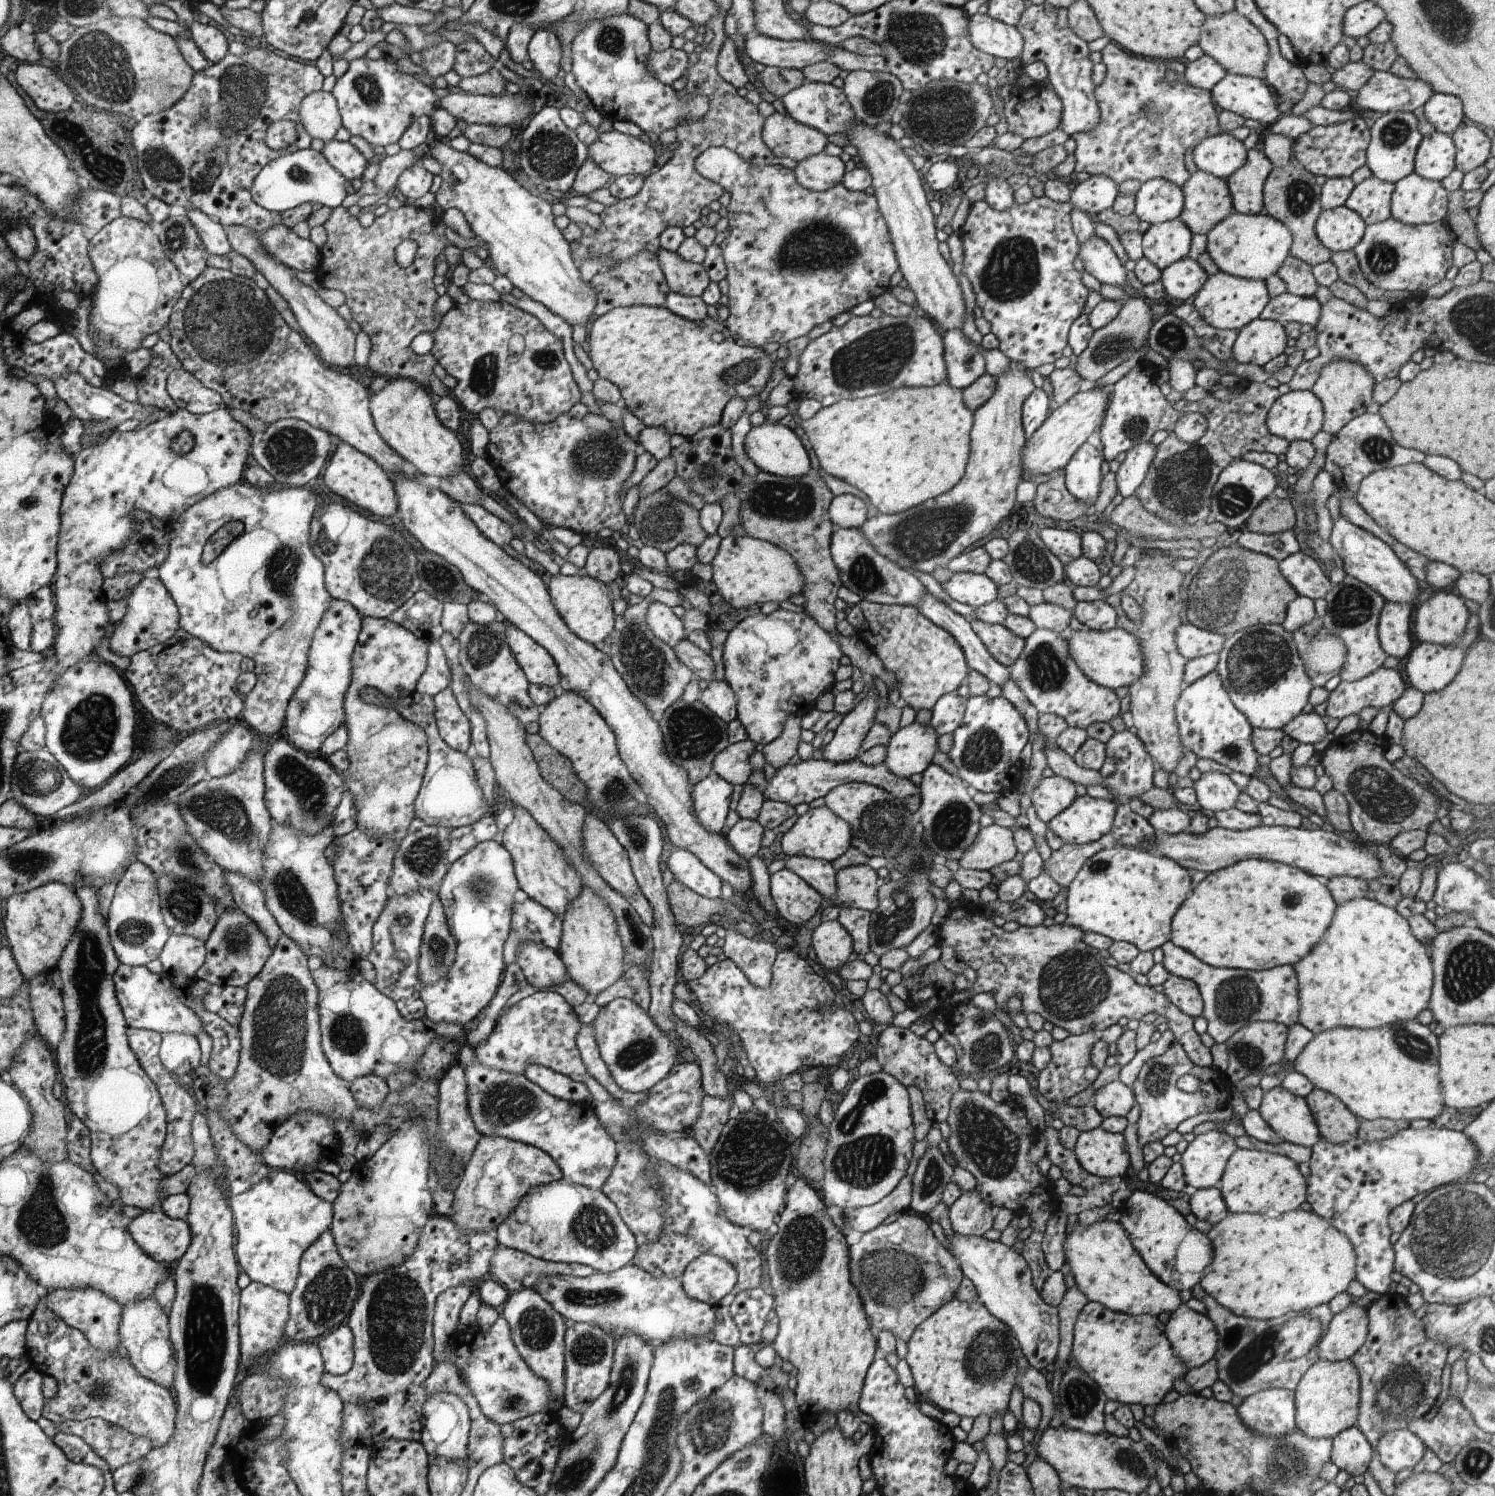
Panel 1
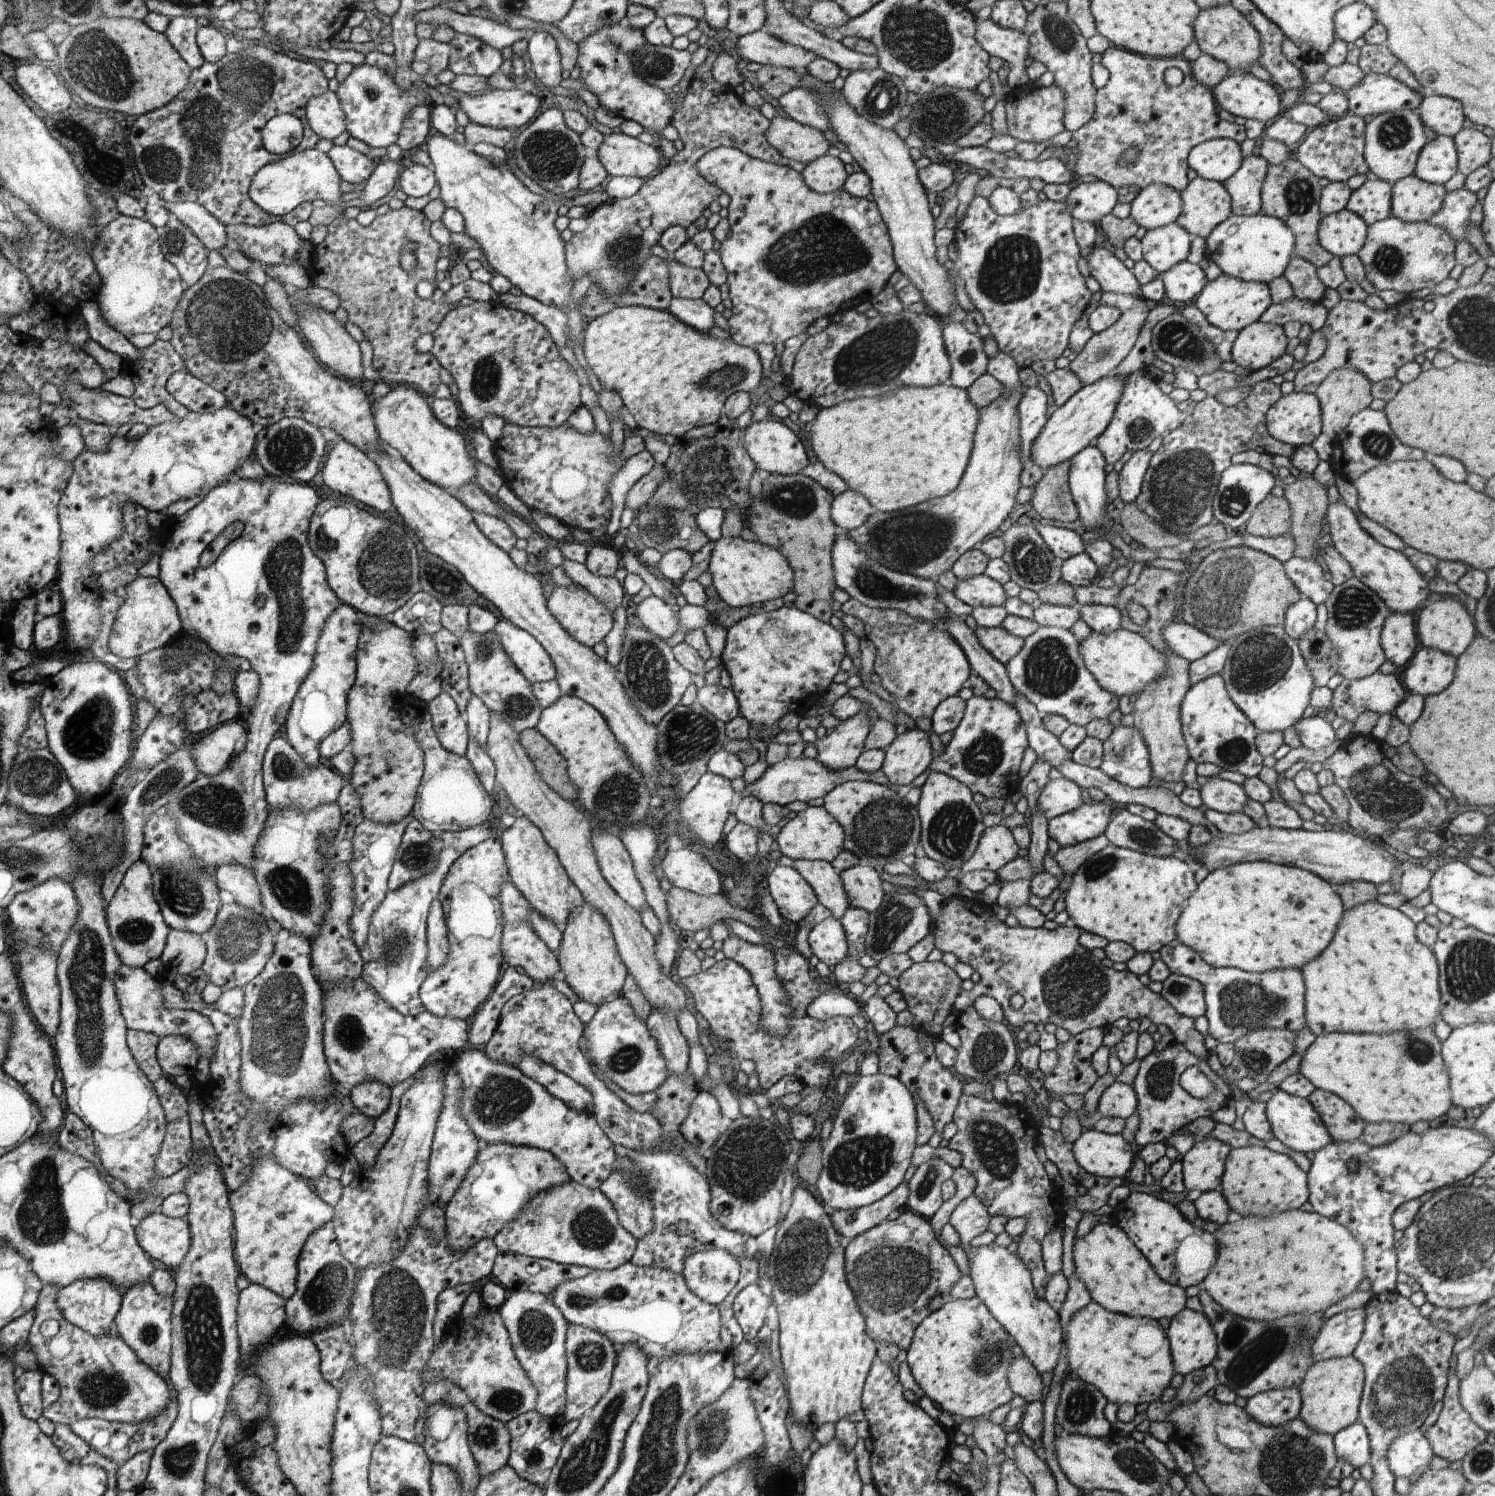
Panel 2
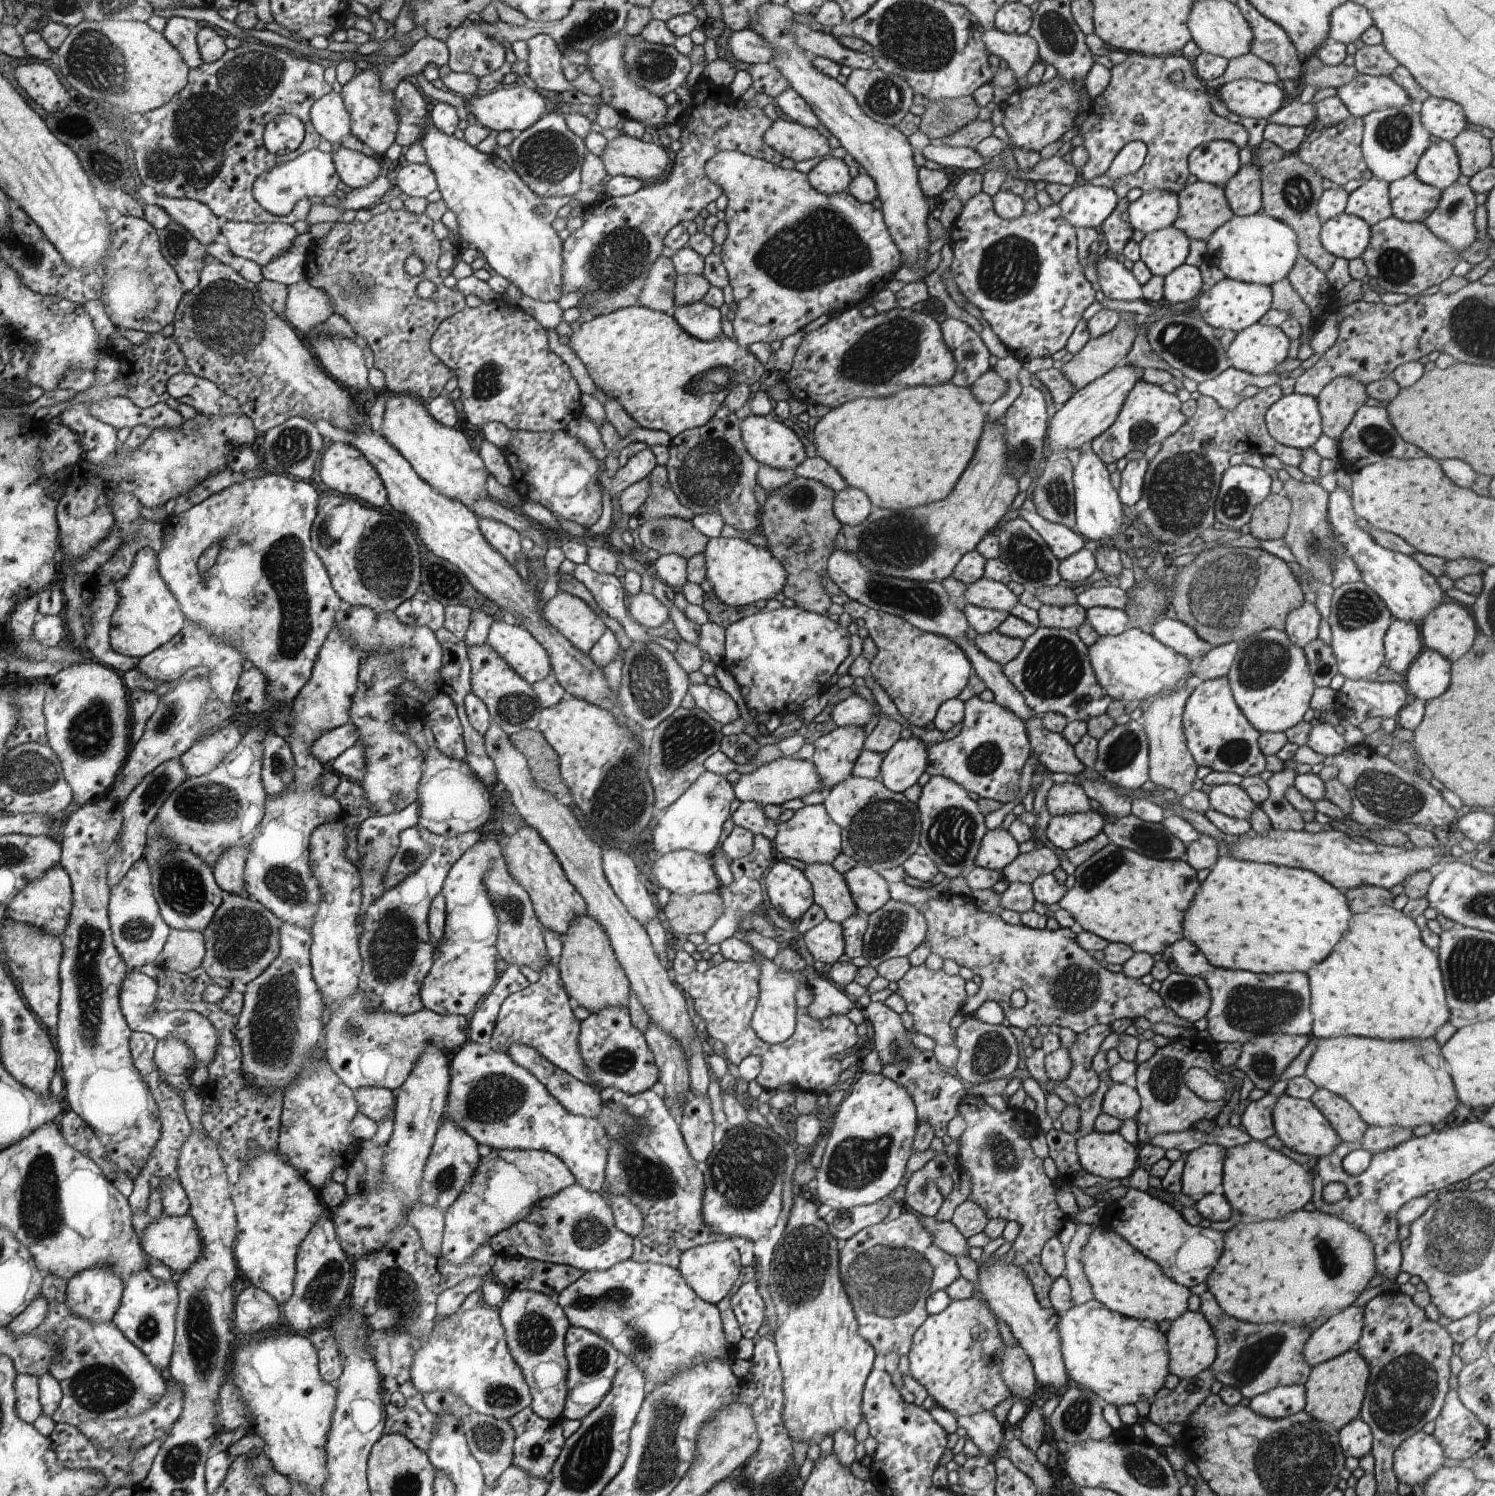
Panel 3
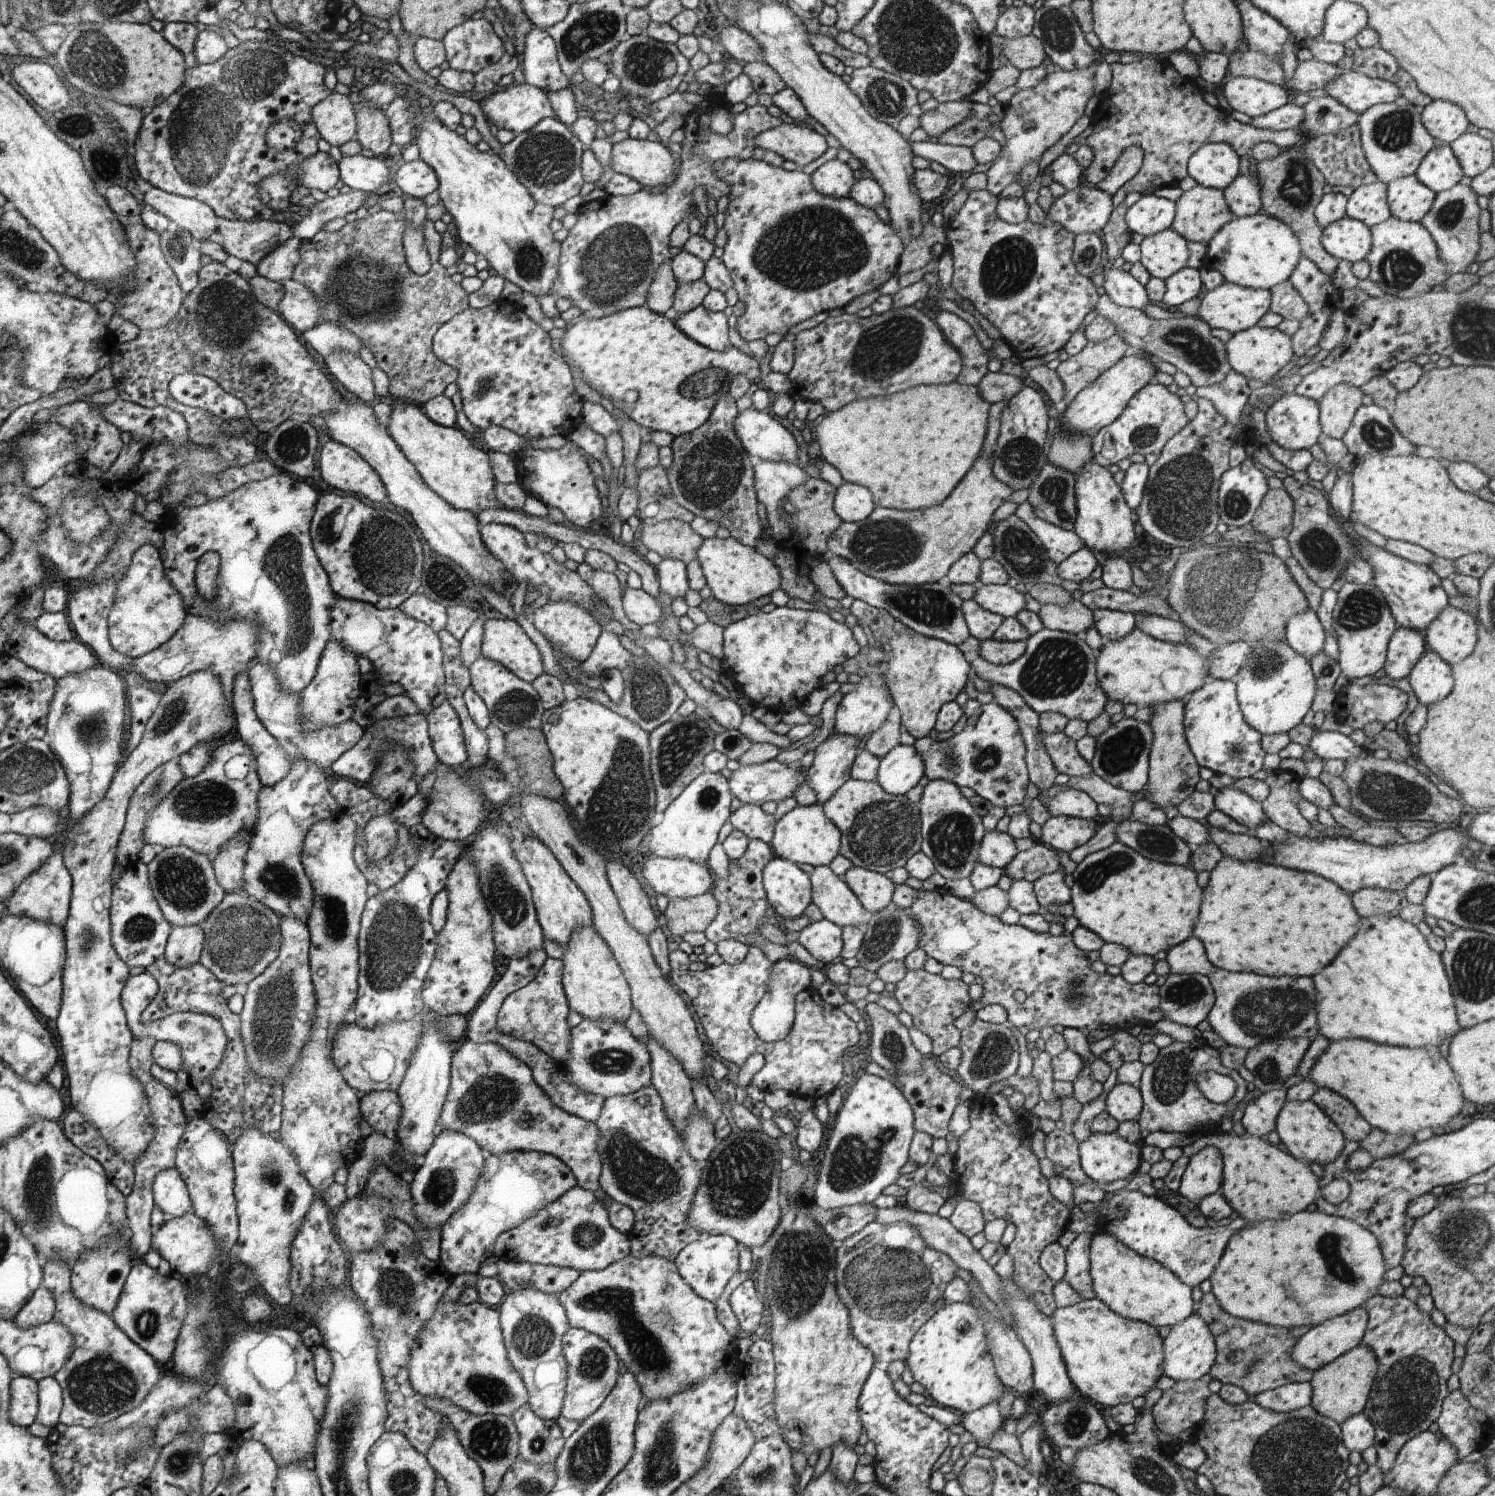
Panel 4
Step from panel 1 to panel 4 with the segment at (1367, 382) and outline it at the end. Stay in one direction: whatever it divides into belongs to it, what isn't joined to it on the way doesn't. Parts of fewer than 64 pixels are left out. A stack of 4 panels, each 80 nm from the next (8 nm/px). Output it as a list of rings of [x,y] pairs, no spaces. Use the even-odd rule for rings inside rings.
[[[1338,383],[1318,402],[1321,431],[1333,439],[1341,439],[1364,400],[1360,387]]]

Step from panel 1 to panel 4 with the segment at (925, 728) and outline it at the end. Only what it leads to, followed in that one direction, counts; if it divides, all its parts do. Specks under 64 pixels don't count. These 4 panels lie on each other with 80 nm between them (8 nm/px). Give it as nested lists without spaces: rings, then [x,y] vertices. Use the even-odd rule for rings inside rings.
[[[900,743],[881,758],[876,780],[890,794],[904,795],[925,775],[925,762],[914,745]]]

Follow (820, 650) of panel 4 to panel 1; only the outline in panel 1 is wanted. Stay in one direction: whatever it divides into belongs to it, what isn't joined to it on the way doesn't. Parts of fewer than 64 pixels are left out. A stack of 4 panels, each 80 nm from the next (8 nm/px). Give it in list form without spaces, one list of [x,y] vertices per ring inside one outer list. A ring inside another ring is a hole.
[[[777,609],[771,614],[759,613],[745,618],[729,631],[722,660],[724,678],[733,687],[737,698],[737,719],[744,725],[749,739],[761,748],[782,734],[784,722],[790,714],[802,717],[815,708],[818,696],[829,691],[834,684],[842,655],[832,633],[826,632],[805,611]]]

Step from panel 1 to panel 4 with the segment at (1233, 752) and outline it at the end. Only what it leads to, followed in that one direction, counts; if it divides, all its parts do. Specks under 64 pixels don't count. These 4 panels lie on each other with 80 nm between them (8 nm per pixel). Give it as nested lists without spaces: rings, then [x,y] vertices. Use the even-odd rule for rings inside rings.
[[[1209,678],[1190,694],[1185,702],[1183,725],[1187,743],[1200,767],[1237,779],[1254,776],[1262,770],[1266,752],[1261,747],[1261,734],[1243,717],[1233,679]]]

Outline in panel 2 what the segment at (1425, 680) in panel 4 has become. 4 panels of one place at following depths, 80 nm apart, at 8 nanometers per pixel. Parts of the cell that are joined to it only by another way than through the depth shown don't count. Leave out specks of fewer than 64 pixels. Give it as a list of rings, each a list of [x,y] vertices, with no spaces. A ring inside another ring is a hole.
[[[1422,647],[1405,665],[1404,684],[1408,686],[1410,692],[1426,698],[1441,693],[1447,686],[1450,686],[1455,677],[1457,658],[1453,654],[1435,648]]]

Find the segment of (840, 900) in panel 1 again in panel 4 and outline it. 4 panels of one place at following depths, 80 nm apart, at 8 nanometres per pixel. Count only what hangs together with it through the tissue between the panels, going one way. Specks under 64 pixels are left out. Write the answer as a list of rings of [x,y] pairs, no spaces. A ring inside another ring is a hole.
[[[853,866],[842,878],[858,897],[860,904],[871,914],[886,908],[892,902],[896,884],[888,875]]]

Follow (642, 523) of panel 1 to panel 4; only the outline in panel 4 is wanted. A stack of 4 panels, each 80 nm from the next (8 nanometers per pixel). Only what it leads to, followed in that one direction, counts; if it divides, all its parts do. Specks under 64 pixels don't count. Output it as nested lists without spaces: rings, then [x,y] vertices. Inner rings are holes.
[[[678,519],[663,520],[656,524],[645,525],[642,528],[641,542],[645,548],[657,552],[662,559],[678,559],[687,565],[697,558],[698,549],[705,538],[702,538],[692,527],[691,523],[685,523]]]

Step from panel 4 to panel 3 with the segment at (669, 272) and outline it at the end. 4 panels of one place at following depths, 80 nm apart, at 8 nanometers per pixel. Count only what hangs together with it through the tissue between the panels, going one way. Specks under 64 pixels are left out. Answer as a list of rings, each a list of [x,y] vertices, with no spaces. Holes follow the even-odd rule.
[[[658,257],[649,268],[648,277],[645,278],[644,288],[636,305],[648,307],[653,311],[671,313],[674,310],[675,284],[677,274],[673,260],[666,257]]]

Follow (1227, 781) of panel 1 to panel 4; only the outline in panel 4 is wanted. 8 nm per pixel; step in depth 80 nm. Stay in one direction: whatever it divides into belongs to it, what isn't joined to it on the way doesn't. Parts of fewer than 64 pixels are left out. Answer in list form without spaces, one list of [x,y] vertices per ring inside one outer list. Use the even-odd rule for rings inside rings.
[[[1234,787],[1218,789],[1214,800],[1216,809],[1236,822],[1246,825],[1252,834],[1255,828],[1266,819],[1261,802]]]

